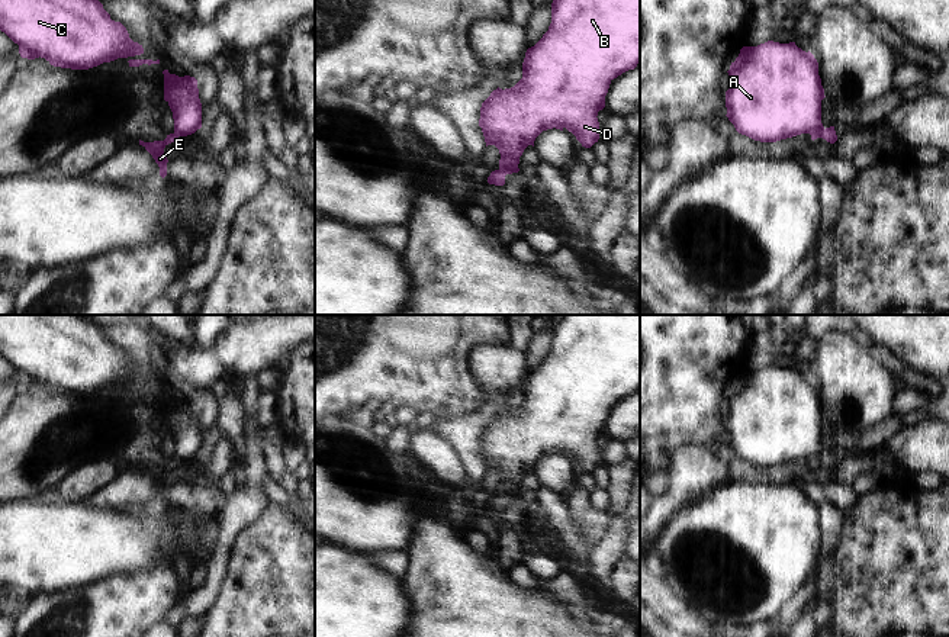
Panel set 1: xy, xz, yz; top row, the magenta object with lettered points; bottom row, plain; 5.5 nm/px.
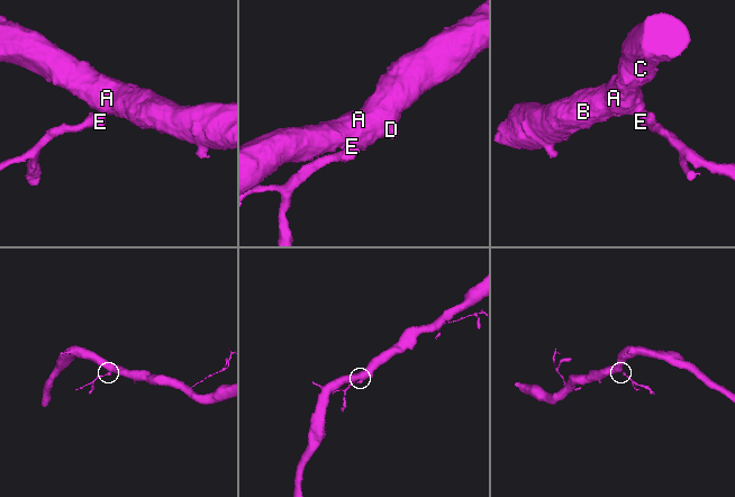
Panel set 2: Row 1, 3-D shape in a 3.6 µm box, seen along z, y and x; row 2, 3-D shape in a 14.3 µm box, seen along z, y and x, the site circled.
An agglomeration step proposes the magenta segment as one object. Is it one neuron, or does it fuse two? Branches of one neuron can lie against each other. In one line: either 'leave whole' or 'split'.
leave whole

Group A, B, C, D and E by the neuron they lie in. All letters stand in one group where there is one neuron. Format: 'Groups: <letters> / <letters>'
Groups: A B C D E

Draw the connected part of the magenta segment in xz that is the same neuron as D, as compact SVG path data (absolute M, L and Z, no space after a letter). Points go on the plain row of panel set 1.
M557 315L551 348L543 363L527 374L522 403L511 414L496 414L482 428L479 451L486 472L499 474L499 493L489 509L504 511L505 501L518 498L519 482L547 454L564 453L585 473L599 464L598 437L614 403L640 387L640 315Z

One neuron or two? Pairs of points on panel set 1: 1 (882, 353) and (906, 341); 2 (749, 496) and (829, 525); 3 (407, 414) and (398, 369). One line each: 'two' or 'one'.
1: two
2: two
3: two

